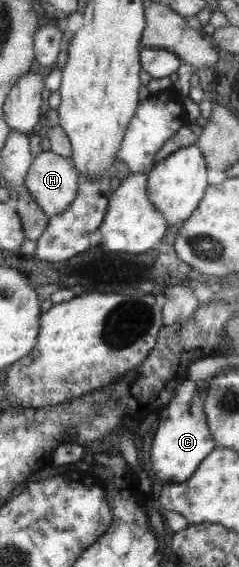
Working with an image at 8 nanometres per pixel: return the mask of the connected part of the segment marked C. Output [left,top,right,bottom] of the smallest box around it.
[147,379,213,484]

